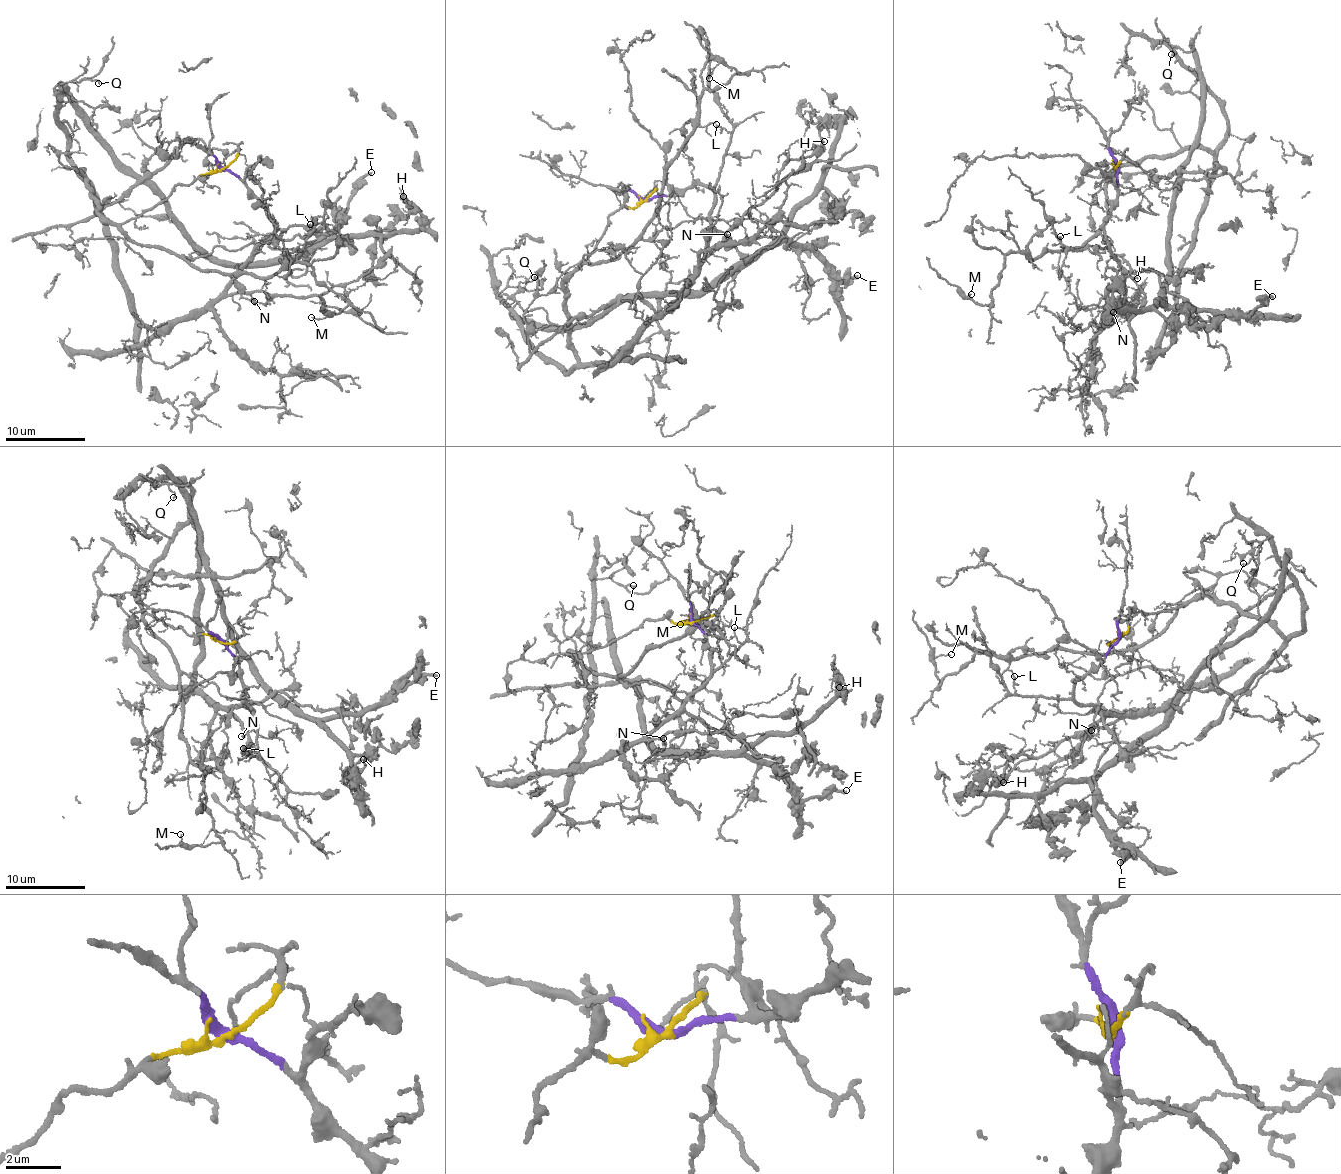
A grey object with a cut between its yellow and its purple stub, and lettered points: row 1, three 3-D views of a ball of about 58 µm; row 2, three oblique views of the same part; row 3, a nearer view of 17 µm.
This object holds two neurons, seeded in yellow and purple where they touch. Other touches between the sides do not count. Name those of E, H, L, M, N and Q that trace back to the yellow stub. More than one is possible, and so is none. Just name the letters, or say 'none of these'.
M, Q

